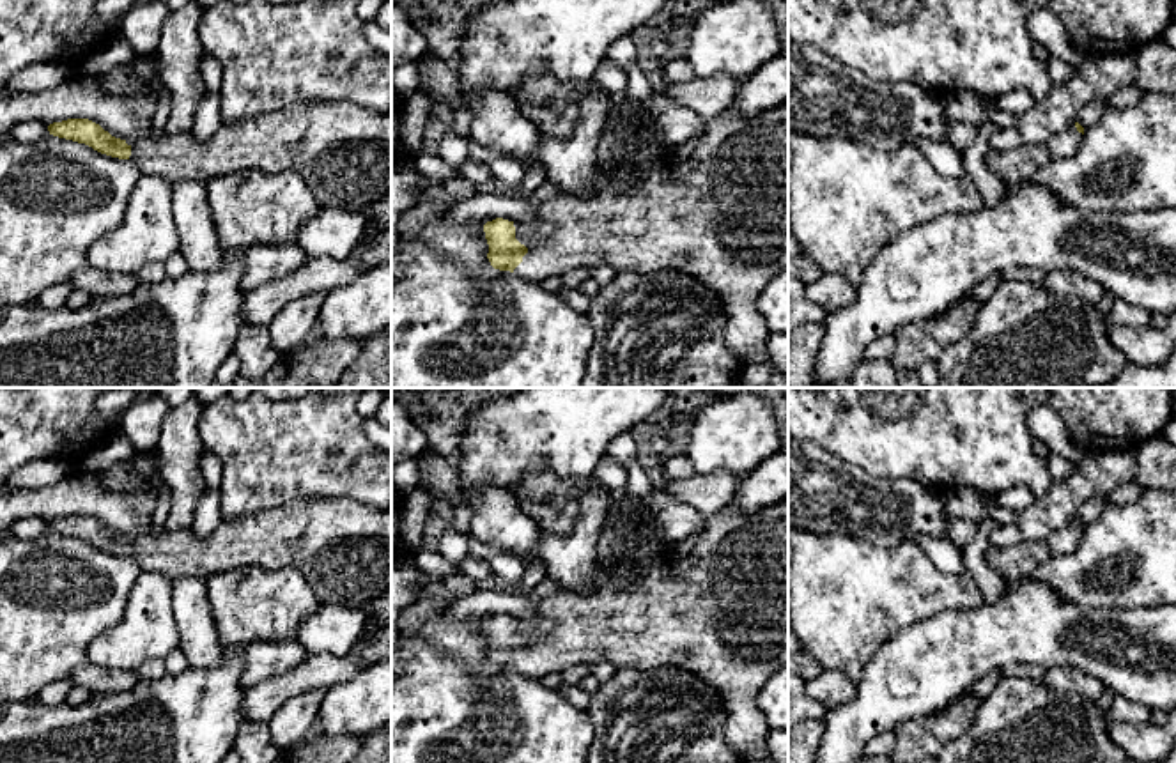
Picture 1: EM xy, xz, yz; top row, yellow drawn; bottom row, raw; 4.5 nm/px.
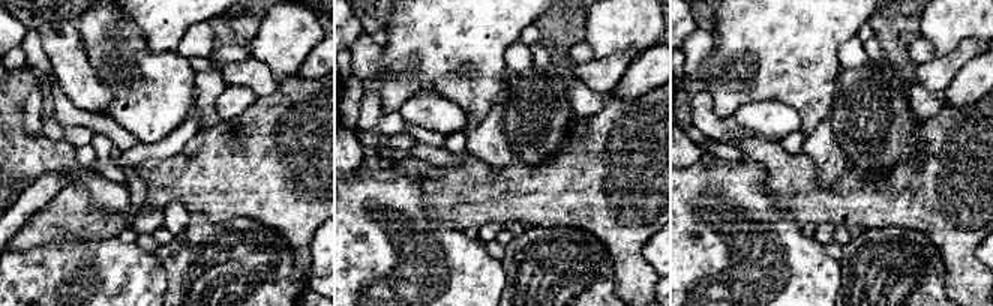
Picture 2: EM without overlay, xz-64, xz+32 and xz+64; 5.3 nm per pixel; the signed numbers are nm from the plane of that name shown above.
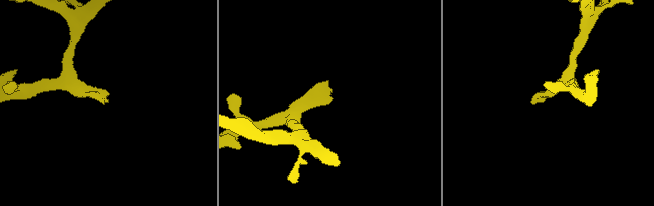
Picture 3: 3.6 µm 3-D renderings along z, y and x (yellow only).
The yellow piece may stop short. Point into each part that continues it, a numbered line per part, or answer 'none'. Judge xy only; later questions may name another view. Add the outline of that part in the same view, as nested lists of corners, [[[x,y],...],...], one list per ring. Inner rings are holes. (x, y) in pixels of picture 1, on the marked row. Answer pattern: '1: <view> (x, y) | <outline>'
1: xy (342, 149) | [[[305,101],[292,108],[244,117],[239,122],[221,124],[209,138],[198,140],[193,131],[147,135],[126,142],[131,147],[128,161],[138,166],[142,175],[163,177],[168,182],[197,181],[259,170],[264,173],[296,172],[313,193],[321,207],[338,207],[370,214],[372,207],[391,188],[391,112],[379,112],[354,101]]]

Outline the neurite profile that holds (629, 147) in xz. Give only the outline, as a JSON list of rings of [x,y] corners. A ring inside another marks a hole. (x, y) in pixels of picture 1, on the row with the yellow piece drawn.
[[[609,94],[607,103],[609,119],[597,143],[597,168],[607,173],[607,182],[618,179],[623,189],[652,170],[668,149],[655,133],[662,103],[652,110],[636,110],[616,94]]]

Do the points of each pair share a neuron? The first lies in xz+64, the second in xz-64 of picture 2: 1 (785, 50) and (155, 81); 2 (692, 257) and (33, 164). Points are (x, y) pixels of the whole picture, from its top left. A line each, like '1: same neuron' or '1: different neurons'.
1: different neurons
2: different neurons

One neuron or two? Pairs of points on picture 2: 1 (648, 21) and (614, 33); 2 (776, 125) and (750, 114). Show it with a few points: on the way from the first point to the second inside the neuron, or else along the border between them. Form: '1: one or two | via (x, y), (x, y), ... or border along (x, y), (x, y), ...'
1: one | via (639, 21), (626, 21), (623, 24)
2: one | via (770, 119), (756, 116)

